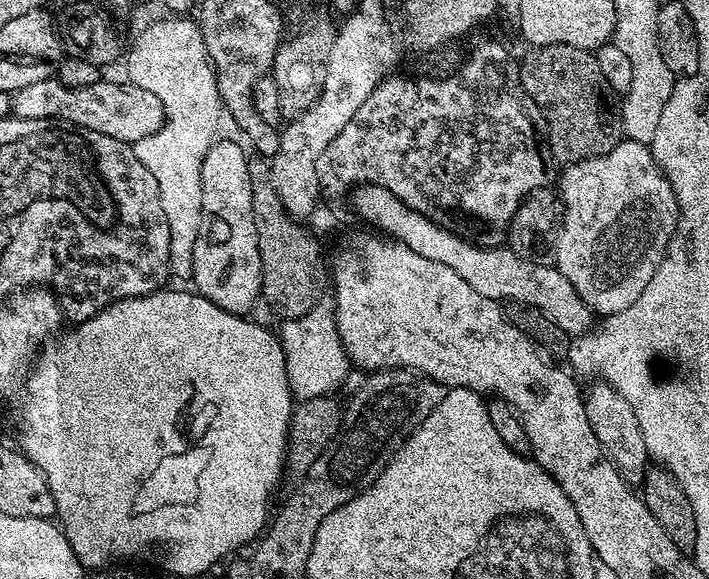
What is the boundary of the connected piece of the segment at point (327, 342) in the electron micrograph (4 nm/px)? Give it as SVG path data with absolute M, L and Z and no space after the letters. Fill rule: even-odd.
M323 300L302 318L287 320L282 326L280 341L287 364L287 382L293 397L301 401L335 393L350 370L348 355L340 345L335 307Z

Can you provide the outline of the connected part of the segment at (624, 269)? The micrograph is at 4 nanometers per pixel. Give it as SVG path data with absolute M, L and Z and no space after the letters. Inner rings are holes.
M627 138L621 139L619 144L615 144L609 152L603 152L601 156L586 156L571 161L565 168L568 169L561 174L560 188L558 187L558 195L562 205L562 219L554 236L554 267L563 274L566 282L570 282L570 286L574 286L578 298L582 298L582 302L586 302L586 306L591 308L593 313L605 317L624 312L626 306L631 306L638 298L638 294L642 294L642 290L646 290L646 282L650 282L650 278L654 278L654 270L658 270L662 258L668 252L668 243L671 242L673 236L677 235L680 207L676 204L674 190L668 179L664 177L663 170L656 165L651 147Z

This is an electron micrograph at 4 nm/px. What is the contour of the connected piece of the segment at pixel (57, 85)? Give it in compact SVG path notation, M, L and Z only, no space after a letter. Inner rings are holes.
M49 78L42 82L34 82L15 93L12 97L12 111L15 119L18 120L65 120L106 134L110 138L118 138L123 144L131 145L137 144L142 138L157 132L158 129L164 127L165 122L162 102L158 98L154 98L154 94L150 94L150 90L142 90L127 82L121 82L121 84L101 82L94 86L68 88L58 78Z

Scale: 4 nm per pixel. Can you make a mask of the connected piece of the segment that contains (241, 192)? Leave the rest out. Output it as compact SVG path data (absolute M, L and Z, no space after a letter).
M217 139L212 147L208 149L206 158L202 162L202 222L200 229L196 235L194 242L194 254L192 255L192 274L191 283L194 282L195 291L201 296L205 296L210 302L214 302L214 306L218 306L222 310L234 313L236 315L245 315L251 311L255 300L261 297L261 255L258 254L258 240L256 238L256 228L254 226L254 218L252 218L252 190L250 186L250 174L248 166L249 157L245 154L243 148L232 140Z

